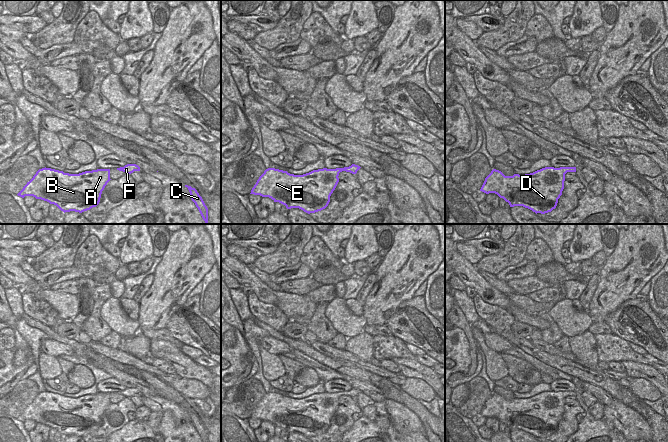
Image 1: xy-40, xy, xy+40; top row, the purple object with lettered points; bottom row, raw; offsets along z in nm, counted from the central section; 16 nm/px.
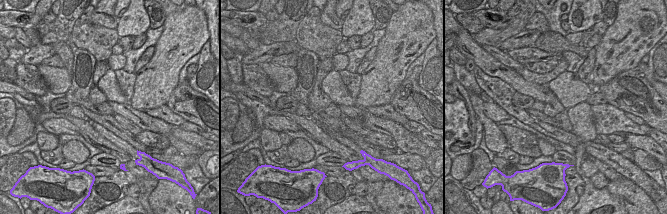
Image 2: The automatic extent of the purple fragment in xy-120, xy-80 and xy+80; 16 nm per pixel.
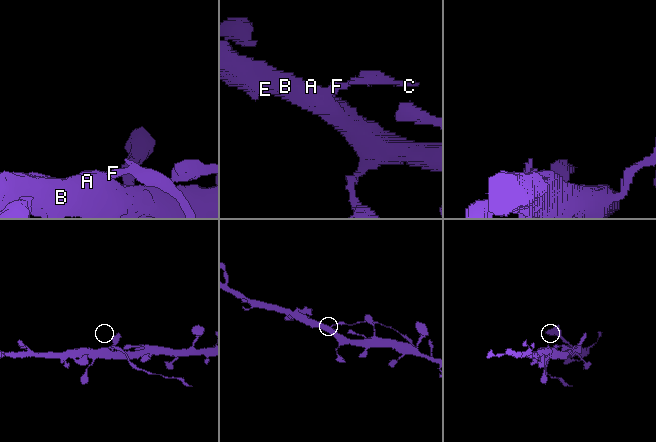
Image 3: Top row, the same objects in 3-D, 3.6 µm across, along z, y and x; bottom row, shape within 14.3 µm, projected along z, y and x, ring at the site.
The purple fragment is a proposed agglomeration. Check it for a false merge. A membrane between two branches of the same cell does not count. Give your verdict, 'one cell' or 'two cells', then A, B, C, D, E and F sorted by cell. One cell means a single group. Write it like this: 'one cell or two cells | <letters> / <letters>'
two cells | A B D E / C F

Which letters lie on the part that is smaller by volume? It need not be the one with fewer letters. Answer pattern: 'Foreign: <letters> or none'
Foreign: C, F

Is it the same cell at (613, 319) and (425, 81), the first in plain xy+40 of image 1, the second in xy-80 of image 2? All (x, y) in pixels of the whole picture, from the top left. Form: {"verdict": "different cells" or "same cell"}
{"verdict": "different cells"}

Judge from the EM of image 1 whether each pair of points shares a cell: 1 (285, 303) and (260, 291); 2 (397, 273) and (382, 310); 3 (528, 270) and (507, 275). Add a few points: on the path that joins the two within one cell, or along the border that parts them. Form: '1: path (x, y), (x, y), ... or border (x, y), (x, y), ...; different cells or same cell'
1: border (271, 290), (276, 297), (275, 304); different cells
2: path (396, 282), (383, 301); same cell
3: path (523, 270), (518, 274), (512, 274); same cell

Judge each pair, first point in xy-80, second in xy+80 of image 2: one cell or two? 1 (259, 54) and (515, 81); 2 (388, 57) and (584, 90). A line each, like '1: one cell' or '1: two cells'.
1: two cells
2: two cells

